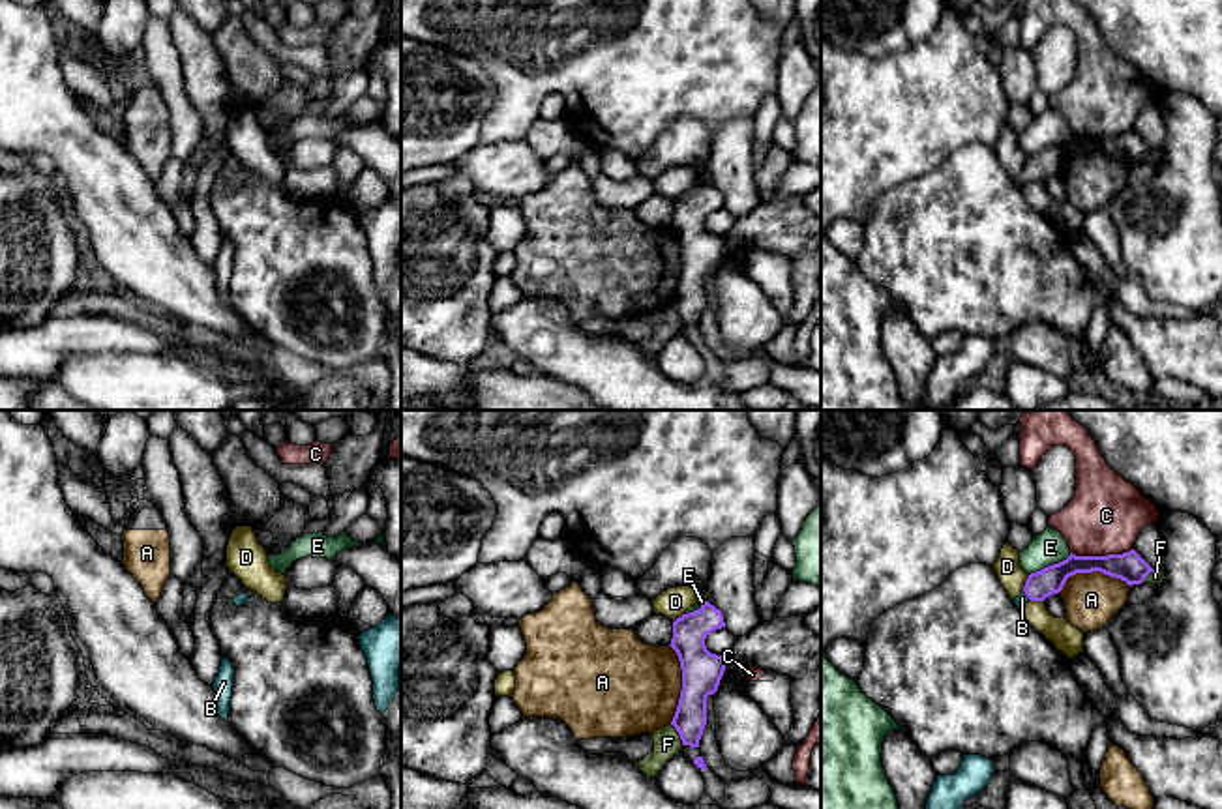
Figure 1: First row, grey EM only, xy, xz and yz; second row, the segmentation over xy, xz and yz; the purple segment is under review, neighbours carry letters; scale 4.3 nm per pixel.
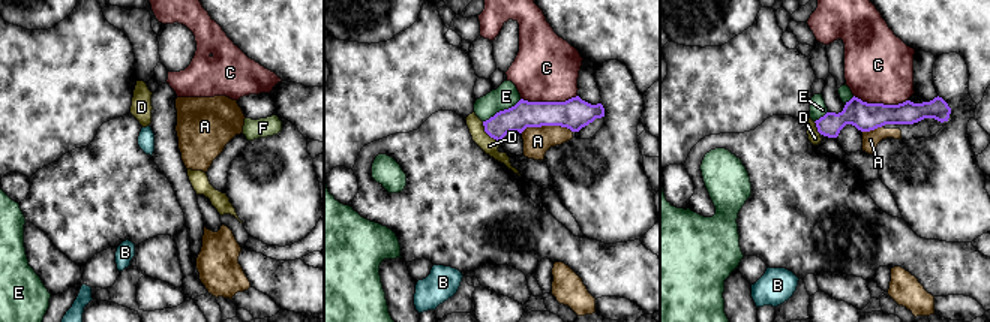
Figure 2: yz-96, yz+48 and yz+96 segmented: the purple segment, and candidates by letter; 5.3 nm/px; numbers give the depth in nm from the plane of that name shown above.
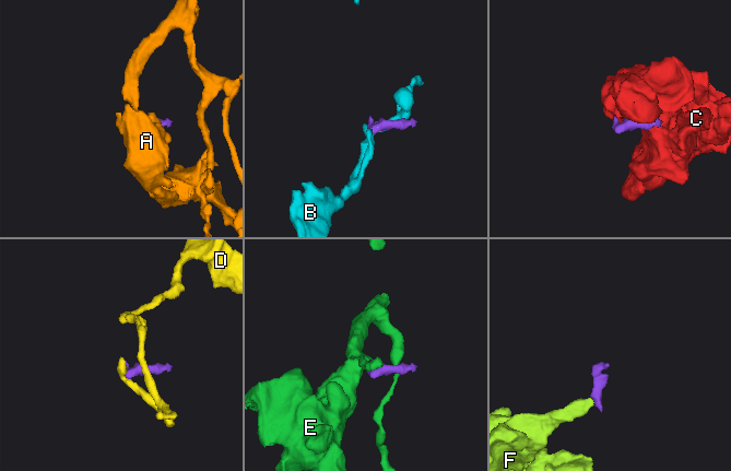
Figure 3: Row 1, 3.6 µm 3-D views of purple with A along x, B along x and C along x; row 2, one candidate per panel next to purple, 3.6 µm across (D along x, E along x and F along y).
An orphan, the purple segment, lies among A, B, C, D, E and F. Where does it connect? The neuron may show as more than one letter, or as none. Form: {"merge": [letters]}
{"merge": ["B"]}

